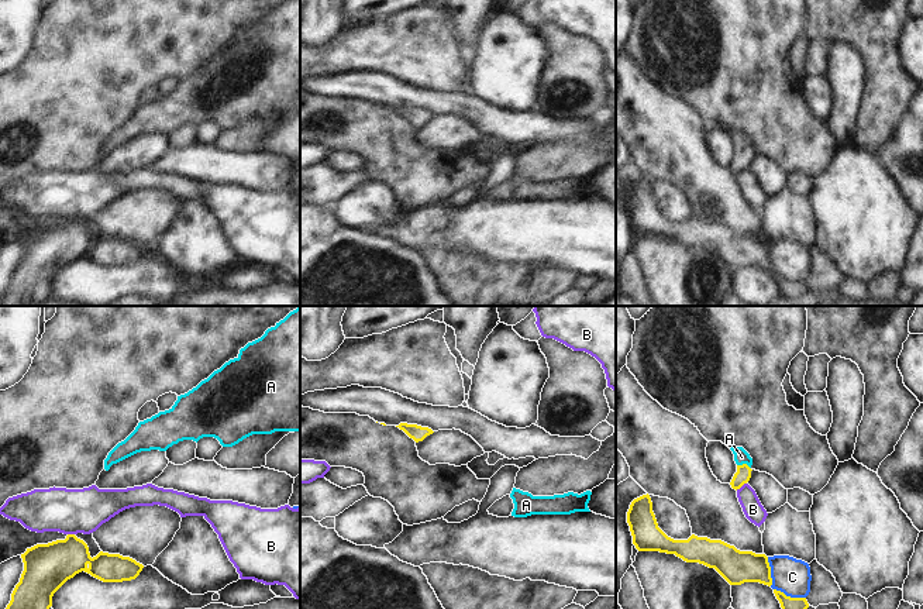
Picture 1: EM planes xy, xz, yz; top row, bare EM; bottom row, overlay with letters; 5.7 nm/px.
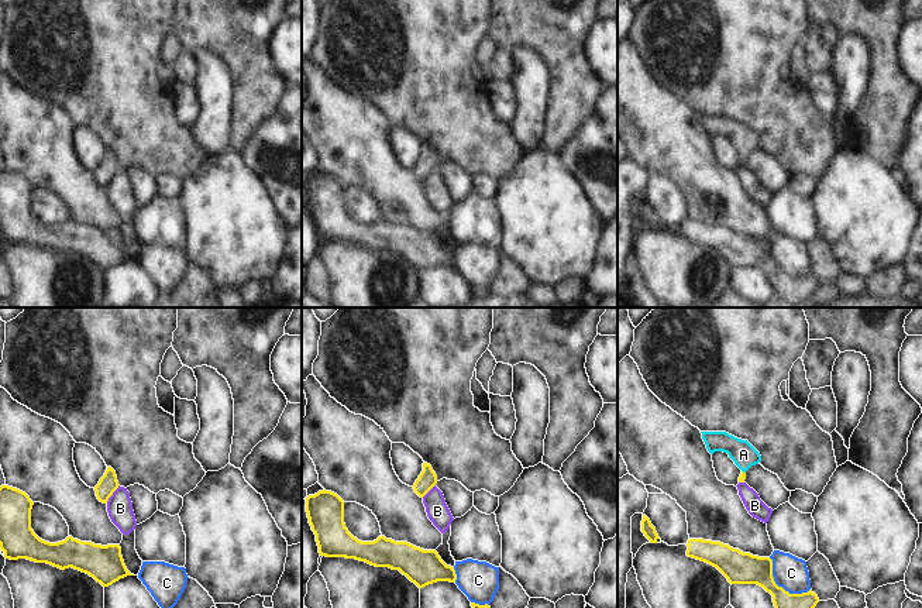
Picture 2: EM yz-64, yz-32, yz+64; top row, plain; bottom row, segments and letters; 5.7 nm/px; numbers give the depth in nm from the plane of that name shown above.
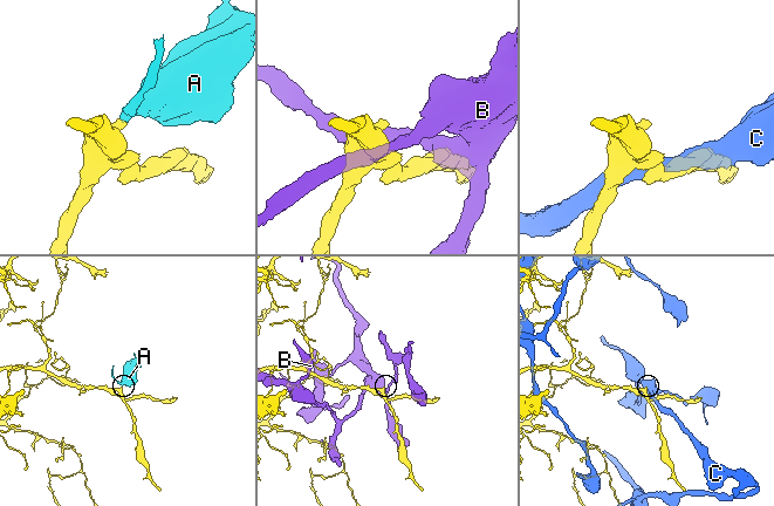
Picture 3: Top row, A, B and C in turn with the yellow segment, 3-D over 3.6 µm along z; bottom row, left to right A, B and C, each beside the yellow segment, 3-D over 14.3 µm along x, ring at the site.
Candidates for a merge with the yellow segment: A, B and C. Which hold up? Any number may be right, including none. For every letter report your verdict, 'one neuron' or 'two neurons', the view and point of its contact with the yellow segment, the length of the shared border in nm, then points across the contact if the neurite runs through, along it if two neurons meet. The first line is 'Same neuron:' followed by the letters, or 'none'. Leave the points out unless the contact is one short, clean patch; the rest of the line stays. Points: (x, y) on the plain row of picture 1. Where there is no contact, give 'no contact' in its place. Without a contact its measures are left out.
Same neuron: A
A: one neuron; meets yellow in yz at (744, 148); contact 80 nm long; runs through yz (743, 158), (744, 148), (741, 141)
B: two neurons; meets yellow in yz at (740, 171); contact 80 nm long
C: two neurons; meets yellow in yz at (789, 281); contact 190 nm long

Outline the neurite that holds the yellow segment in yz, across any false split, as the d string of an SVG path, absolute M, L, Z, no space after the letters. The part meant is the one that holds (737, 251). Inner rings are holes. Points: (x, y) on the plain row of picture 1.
M650 179L634 183L627 196L633 228L638 235L675 238L686 247L714 252L730 269L760 266L771 271L771 251L765 238L740 235L721 224L692 219L688 224L674 224L659 211Z

